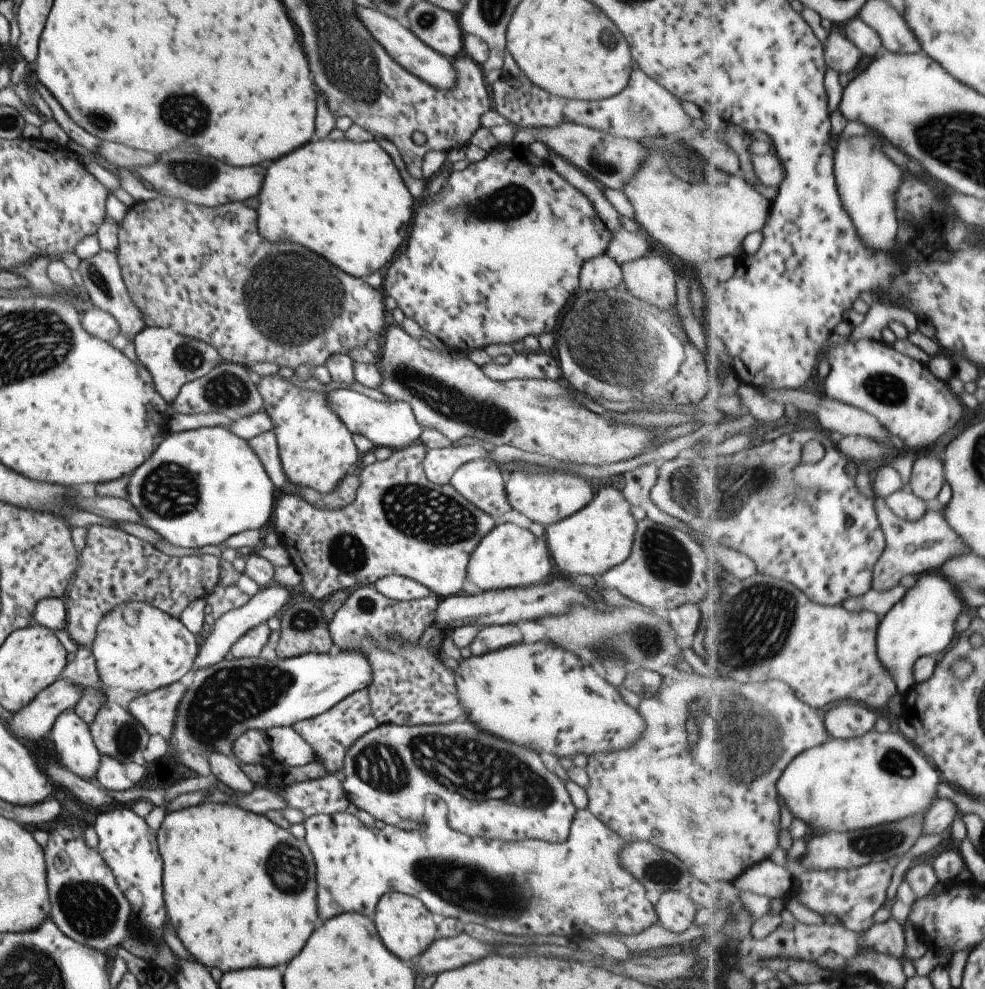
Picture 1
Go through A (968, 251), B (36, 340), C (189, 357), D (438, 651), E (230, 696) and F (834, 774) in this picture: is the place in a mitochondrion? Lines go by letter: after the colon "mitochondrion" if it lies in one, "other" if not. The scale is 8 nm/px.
A: other
B: mitochondrion
C: mitochondrion
D: other
E: mitochondrion
F: other

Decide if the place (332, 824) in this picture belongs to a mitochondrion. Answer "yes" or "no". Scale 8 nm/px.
no

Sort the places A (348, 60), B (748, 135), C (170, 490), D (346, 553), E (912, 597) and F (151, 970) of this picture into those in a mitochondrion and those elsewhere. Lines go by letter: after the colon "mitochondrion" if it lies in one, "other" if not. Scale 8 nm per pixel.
A: mitochondrion
B: other
C: mitochondrion
D: mitochondrion
E: other
F: other

